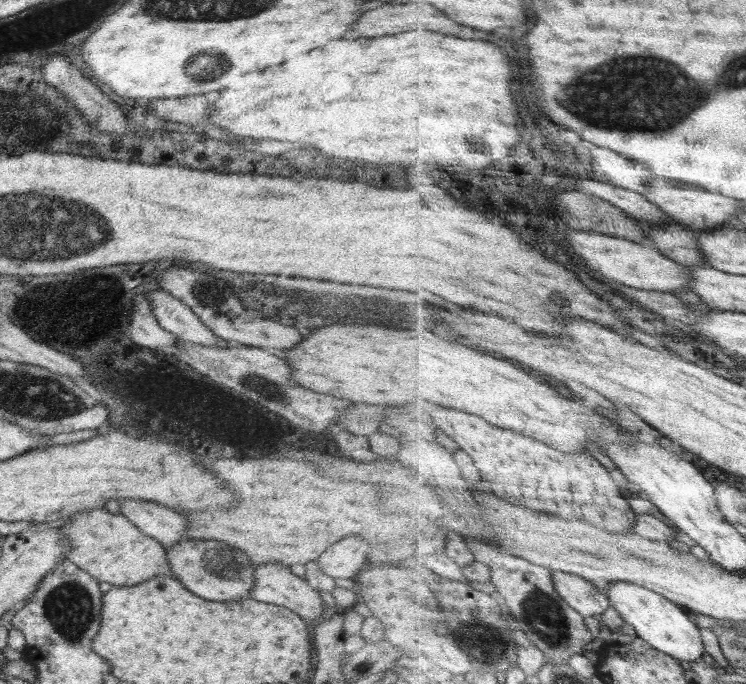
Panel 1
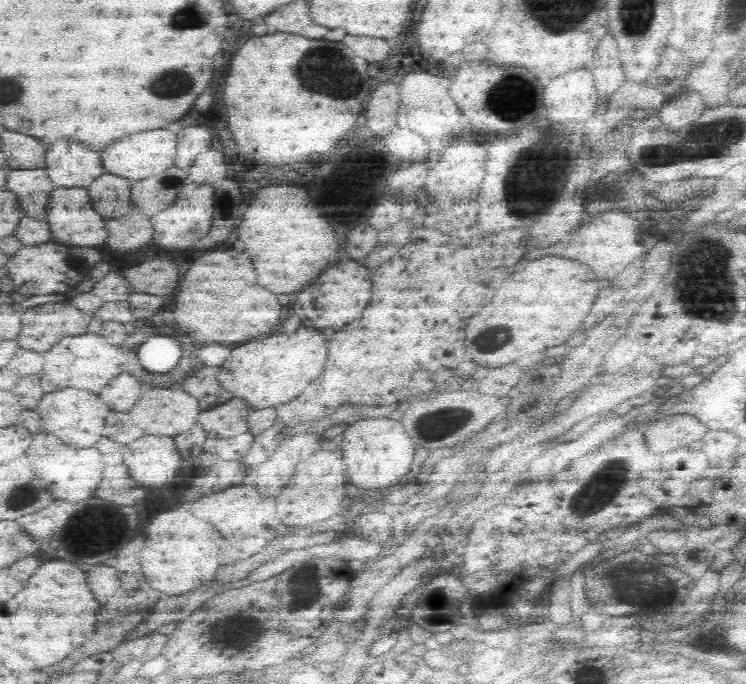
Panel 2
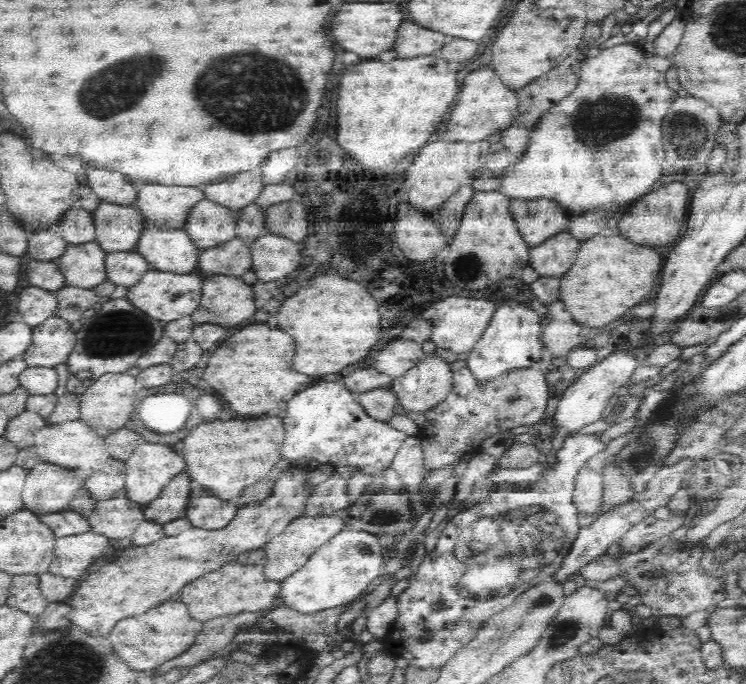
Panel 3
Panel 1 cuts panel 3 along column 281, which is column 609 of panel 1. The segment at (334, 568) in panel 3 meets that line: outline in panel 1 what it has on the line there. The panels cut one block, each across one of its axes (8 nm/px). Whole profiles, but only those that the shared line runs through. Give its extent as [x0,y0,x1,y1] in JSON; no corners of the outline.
[608,582,706,665]

